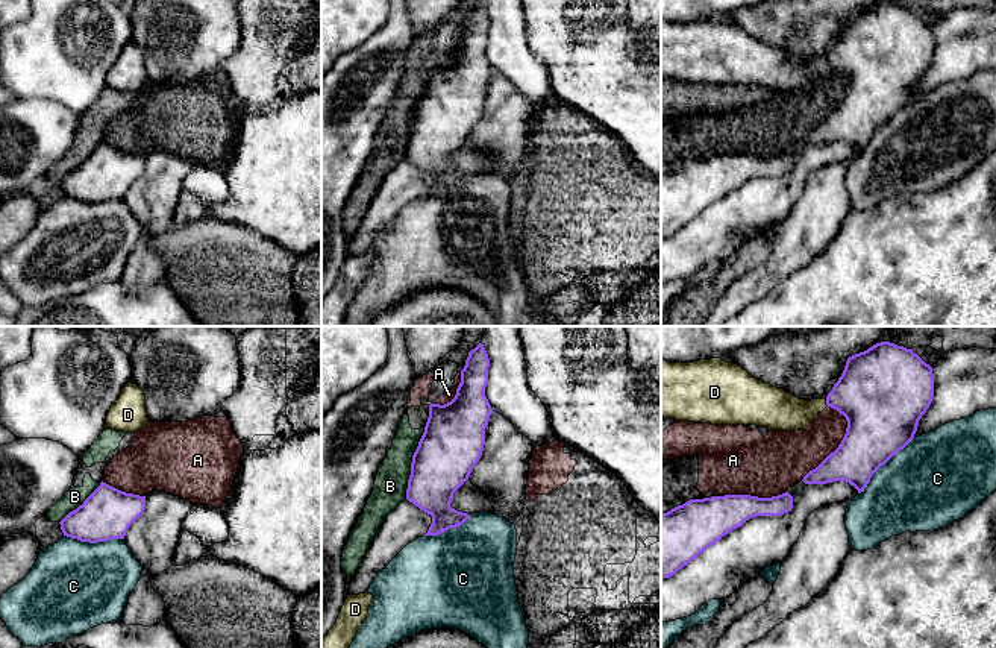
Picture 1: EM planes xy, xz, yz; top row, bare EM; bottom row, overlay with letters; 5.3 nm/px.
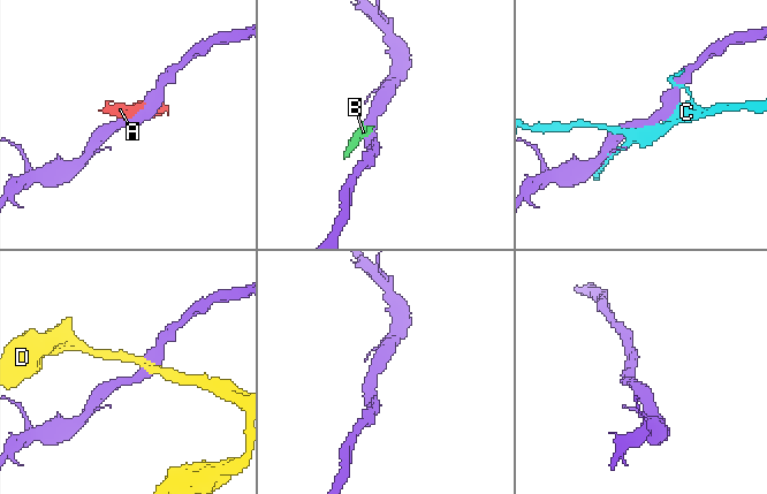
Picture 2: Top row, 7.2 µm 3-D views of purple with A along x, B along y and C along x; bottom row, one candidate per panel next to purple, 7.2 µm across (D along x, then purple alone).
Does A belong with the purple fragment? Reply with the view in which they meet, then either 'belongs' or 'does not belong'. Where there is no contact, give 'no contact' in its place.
meets purple in yz; does not belong

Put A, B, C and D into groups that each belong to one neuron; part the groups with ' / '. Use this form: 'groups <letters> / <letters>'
groups A / B / C / D

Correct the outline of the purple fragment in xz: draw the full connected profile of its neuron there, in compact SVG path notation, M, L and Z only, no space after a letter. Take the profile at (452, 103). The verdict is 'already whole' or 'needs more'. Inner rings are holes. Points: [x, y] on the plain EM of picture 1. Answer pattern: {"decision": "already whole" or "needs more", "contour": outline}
{"decision": "already whole", "contour": "M482 3L468 12L461 30L461 42L455 58L444 64L431 64L424 93L412 115L406 159L432 176L424 196L438 196L449 188L462 185L470 175L450 167L453 153L468 140L485 105L485 88L493 68L485 56L490 18Z"}

